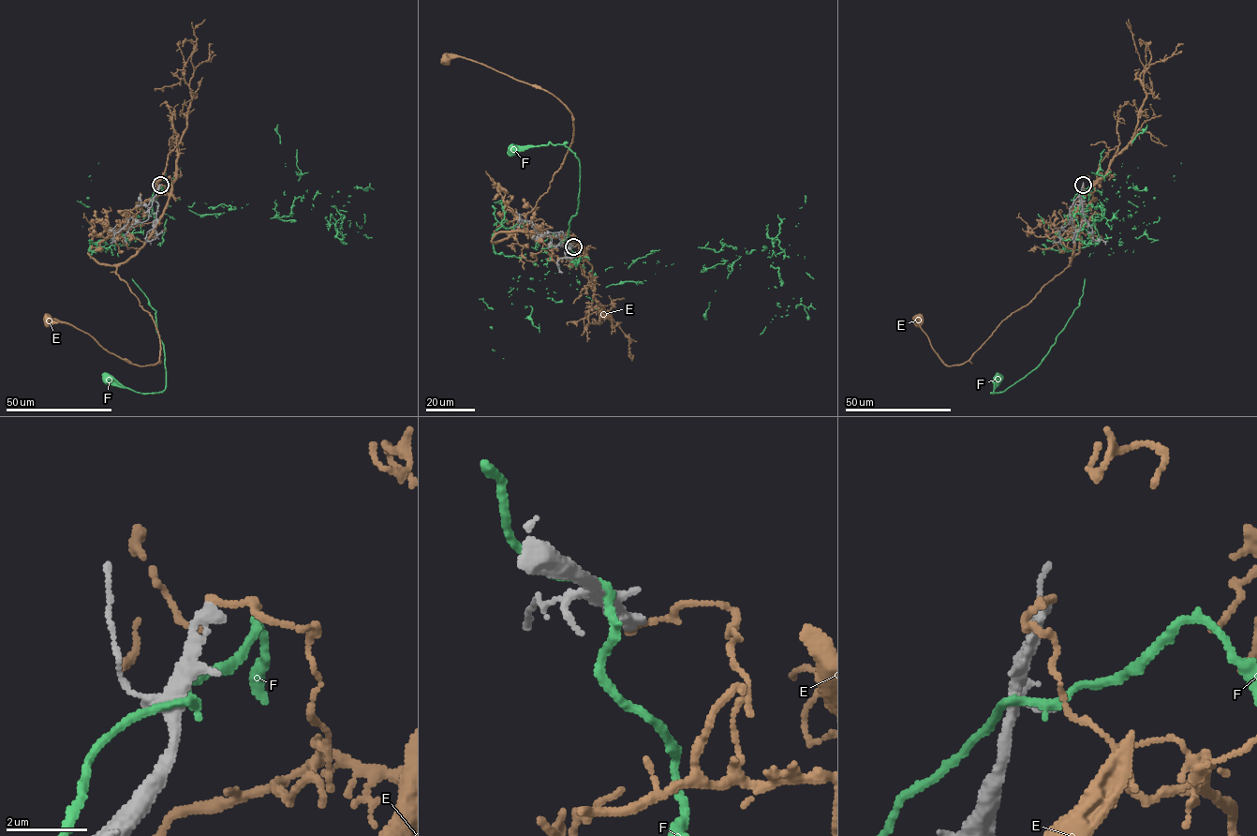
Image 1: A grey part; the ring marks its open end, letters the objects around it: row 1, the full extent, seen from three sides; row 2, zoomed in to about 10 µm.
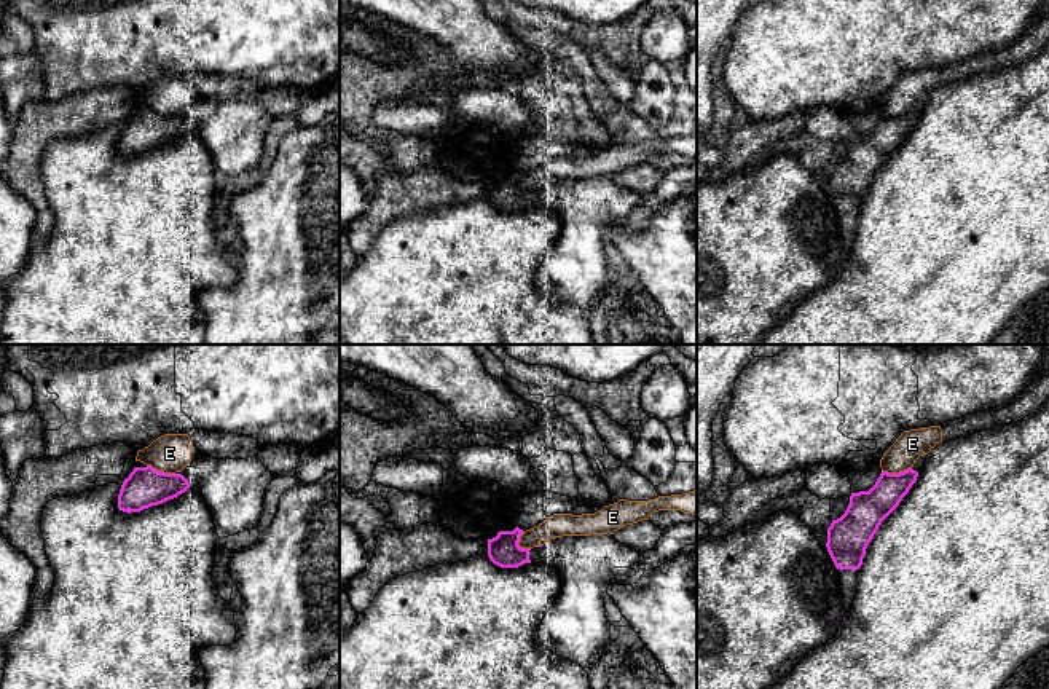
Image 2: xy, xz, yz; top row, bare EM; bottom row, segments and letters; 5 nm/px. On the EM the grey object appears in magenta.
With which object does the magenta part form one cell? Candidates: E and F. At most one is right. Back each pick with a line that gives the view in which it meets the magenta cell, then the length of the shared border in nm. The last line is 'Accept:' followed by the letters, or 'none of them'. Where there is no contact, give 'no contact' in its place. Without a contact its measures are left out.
Accept: none of them

